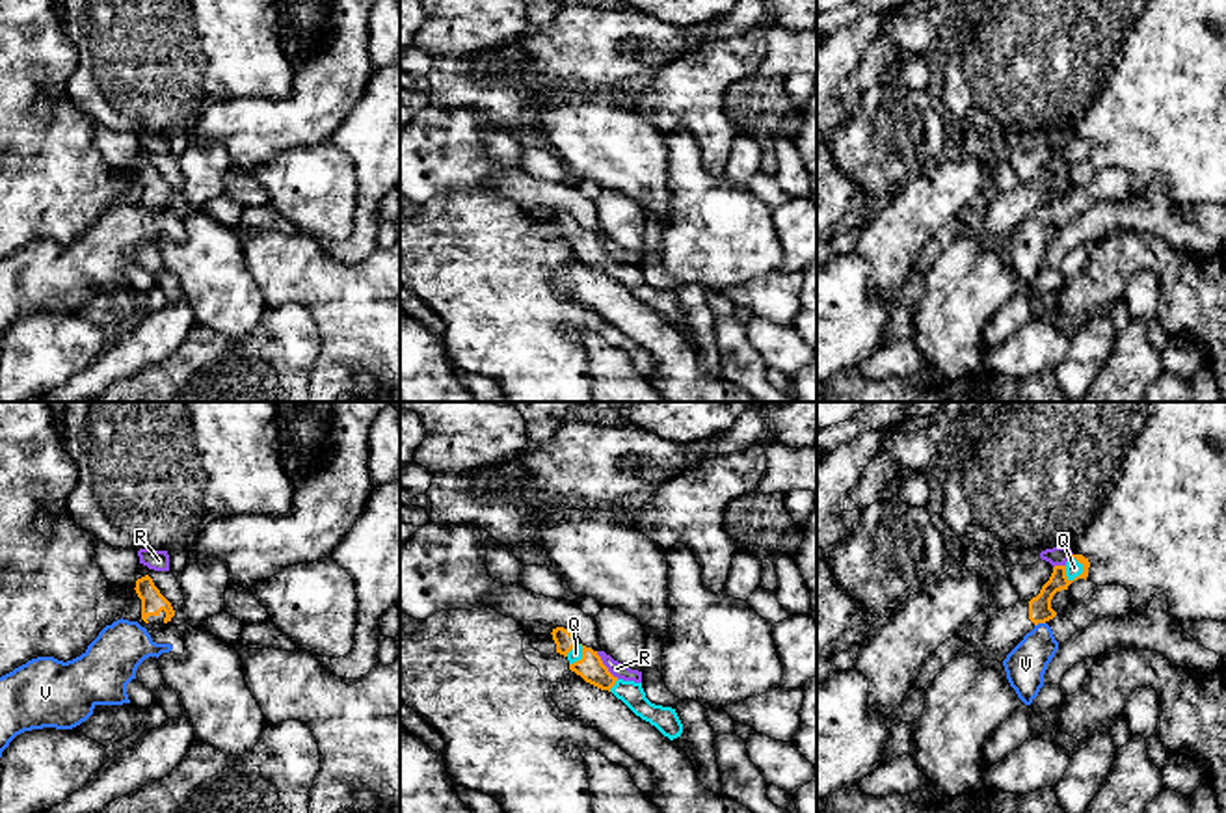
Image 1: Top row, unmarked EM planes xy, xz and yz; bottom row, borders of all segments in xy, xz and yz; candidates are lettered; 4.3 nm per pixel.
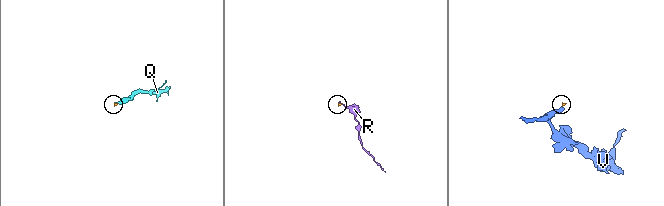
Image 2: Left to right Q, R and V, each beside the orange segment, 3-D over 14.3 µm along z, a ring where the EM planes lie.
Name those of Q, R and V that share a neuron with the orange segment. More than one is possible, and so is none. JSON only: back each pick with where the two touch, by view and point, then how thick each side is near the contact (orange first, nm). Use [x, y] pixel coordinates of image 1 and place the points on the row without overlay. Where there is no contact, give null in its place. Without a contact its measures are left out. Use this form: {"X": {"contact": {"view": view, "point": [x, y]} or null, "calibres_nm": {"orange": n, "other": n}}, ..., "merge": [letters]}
{"Q": {"contact": {"view": "yz", "point": [1083, 155]}, "calibres_nm": {"orange": 100, "other": 70}}, "merge": ["Q"]}

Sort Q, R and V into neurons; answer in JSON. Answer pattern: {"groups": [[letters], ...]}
{"groups": [["Q"], ["R"], ["V"]]}

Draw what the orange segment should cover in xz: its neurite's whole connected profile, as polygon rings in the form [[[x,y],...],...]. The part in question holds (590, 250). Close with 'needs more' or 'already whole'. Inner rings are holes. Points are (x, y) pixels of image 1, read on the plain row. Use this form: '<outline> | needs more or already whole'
[[[553,212],[556,236],[569,244],[569,253],[580,259],[586,266],[612,275],[636,300],[655,309],[670,324],[681,320],[683,307],[672,290],[655,288],[646,281],[642,266],[623,264],[614,260],[603,247],[597,234],[582,229],[567,212]]] | needs more

